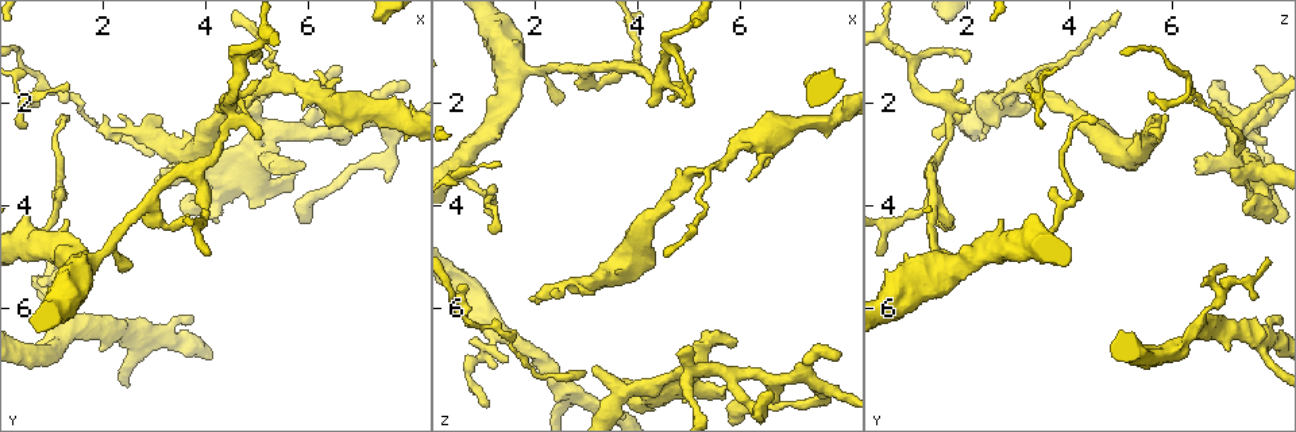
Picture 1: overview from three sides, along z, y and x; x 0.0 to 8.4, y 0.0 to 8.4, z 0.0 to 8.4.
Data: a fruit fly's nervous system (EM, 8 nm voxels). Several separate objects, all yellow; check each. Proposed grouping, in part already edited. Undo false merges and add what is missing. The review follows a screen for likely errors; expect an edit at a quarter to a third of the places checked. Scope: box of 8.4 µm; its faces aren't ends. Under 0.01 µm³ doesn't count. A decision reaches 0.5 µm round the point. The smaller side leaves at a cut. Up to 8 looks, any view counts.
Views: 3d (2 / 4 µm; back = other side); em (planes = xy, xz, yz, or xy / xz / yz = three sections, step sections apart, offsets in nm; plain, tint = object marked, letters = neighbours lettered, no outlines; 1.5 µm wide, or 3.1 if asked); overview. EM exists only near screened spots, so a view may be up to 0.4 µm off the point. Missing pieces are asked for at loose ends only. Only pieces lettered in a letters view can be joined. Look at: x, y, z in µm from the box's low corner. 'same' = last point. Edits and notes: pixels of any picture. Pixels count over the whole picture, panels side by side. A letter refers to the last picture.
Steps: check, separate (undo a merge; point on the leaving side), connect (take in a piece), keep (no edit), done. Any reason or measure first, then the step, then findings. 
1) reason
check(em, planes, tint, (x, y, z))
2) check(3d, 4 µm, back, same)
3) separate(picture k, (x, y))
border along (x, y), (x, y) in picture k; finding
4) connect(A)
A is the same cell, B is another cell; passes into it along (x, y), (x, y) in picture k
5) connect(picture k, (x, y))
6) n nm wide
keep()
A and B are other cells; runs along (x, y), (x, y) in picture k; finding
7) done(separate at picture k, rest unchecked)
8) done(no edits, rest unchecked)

a fork
check(em, planes, tint, (5.70, 1.65, 3.20))

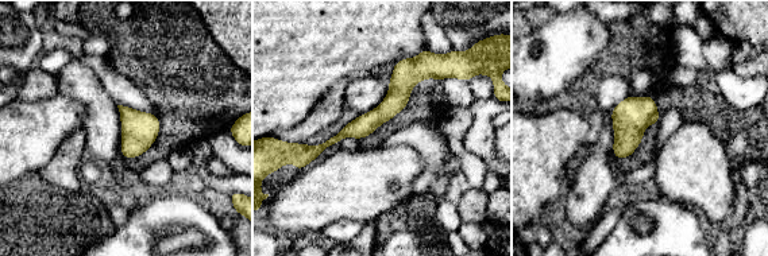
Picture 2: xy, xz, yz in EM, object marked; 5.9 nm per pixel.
check(em, planes, letters, same)

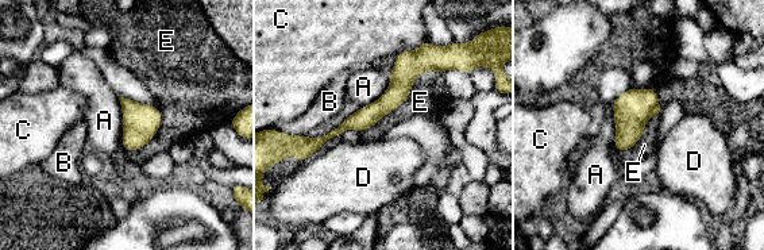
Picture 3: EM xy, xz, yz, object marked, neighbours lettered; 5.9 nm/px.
120 nm wide
keep()
A, B, C, D and E are other cells; runs along (431, 60), (370, 115), (311, 150) in picture 3; all the same neuron

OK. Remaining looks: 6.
sharp bend
check(3d, 4 µm, (4.25, 3.20, 7.55))

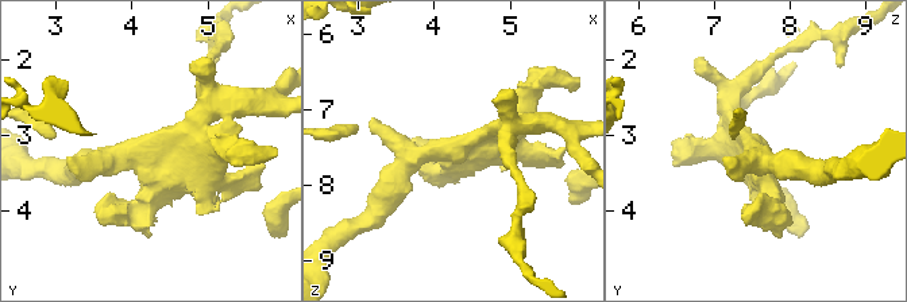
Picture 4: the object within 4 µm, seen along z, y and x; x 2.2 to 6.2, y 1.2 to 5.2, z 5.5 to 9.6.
shape alone is not enough
check(em, xz, step 8, tint, (4.20, 3.25, 7.60))

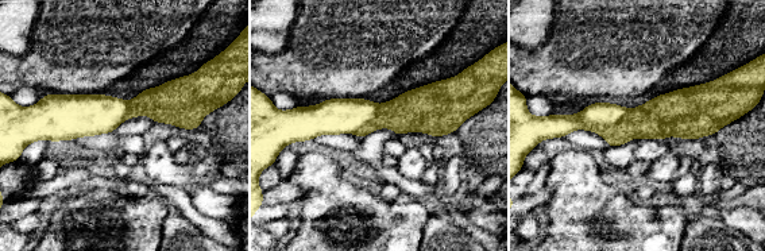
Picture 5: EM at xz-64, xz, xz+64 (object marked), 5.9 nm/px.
check(em, planes, letters, same)

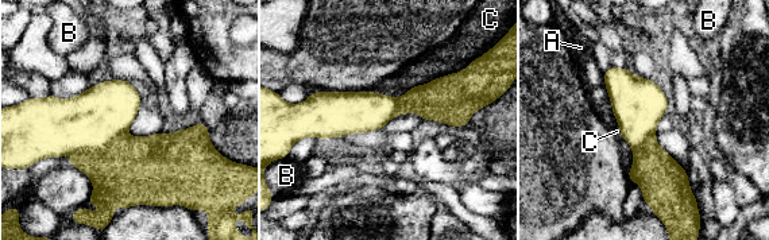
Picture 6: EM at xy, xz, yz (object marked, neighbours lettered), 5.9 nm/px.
C touches over 400 nm
keep()
A, B and C are other cells; runs along (275, 117), (400, 105), (437, 117) in picture 6; continuous, no second neuron

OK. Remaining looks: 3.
branch stops here
check(em, planes, plain, (1.35, 1.65, 3.15))

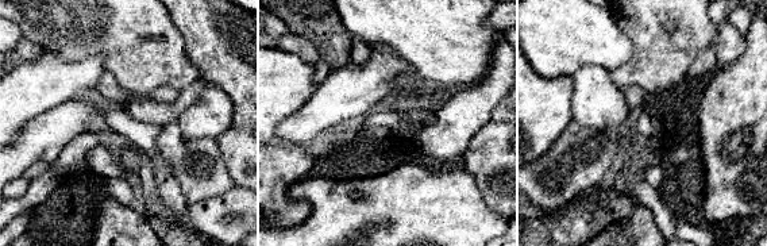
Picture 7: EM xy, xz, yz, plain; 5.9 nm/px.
see the neighbours
check(em, planes, letters, same)

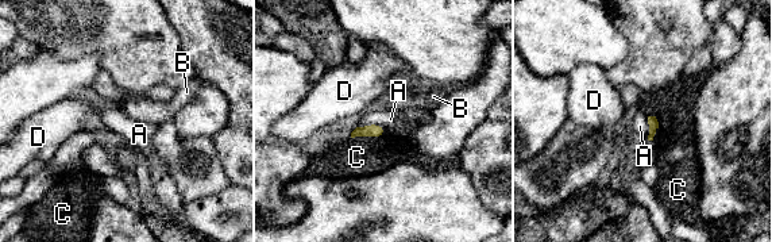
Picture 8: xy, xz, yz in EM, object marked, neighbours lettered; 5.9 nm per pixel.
60 nm wide
keep()
A, B, C and D are other cells; border along (358, 126), (381, 125), (388, 130) in picture 8; no lettered piece goes on from it

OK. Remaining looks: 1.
done(no edits, rest unchecked)

